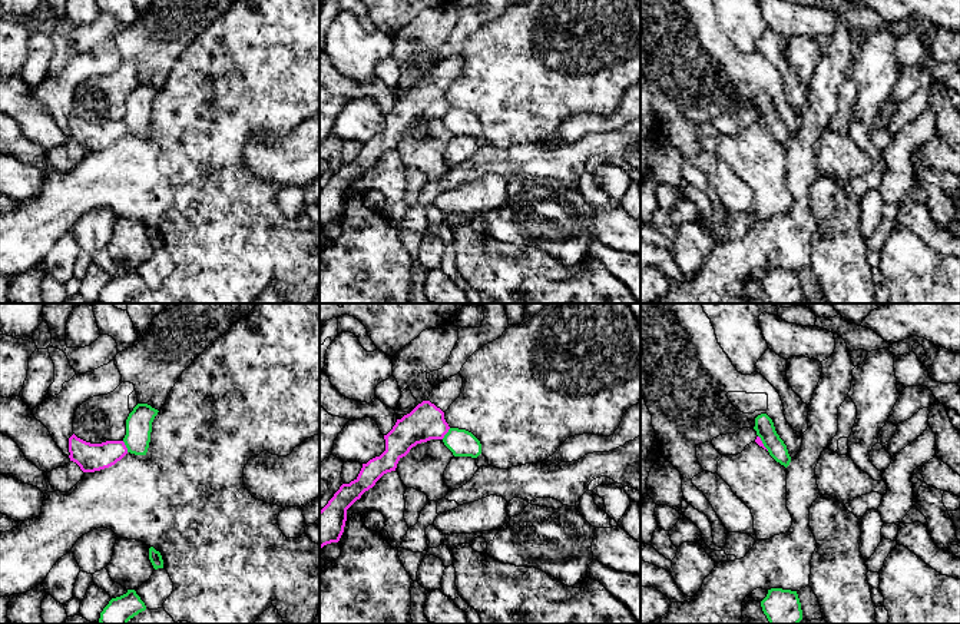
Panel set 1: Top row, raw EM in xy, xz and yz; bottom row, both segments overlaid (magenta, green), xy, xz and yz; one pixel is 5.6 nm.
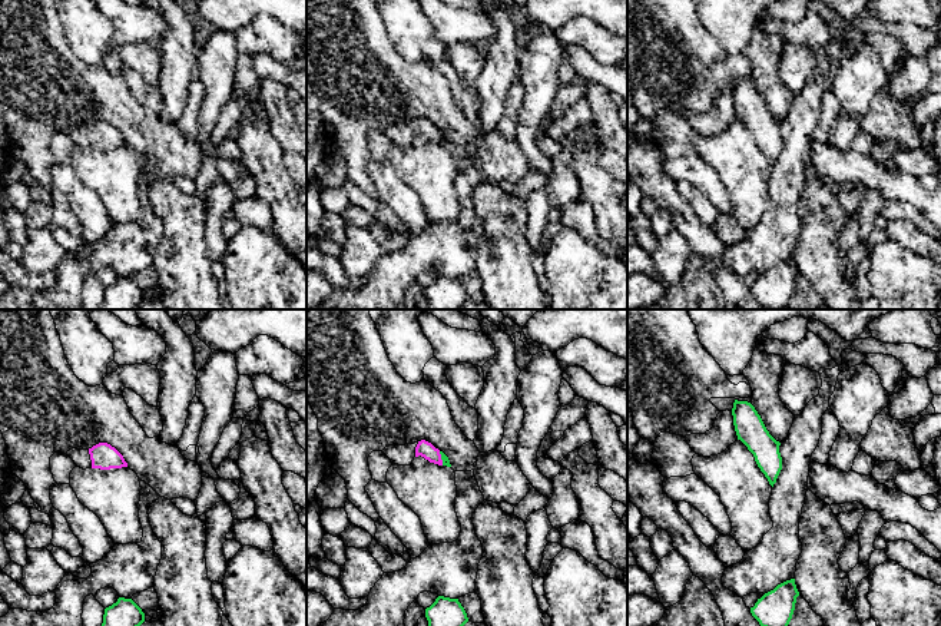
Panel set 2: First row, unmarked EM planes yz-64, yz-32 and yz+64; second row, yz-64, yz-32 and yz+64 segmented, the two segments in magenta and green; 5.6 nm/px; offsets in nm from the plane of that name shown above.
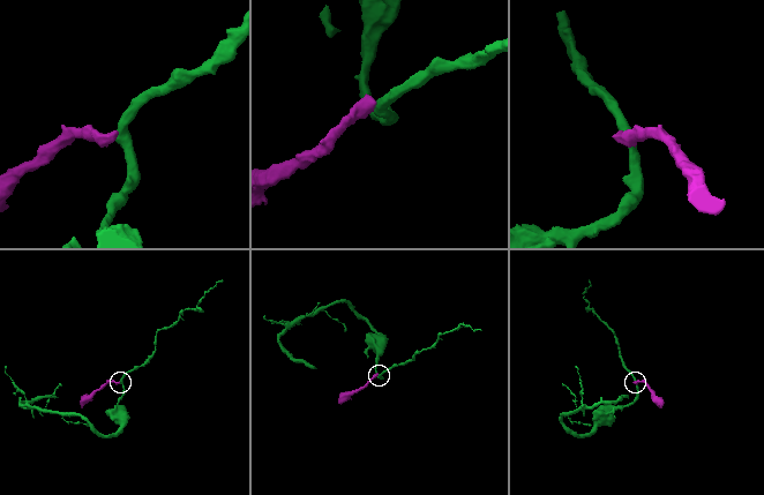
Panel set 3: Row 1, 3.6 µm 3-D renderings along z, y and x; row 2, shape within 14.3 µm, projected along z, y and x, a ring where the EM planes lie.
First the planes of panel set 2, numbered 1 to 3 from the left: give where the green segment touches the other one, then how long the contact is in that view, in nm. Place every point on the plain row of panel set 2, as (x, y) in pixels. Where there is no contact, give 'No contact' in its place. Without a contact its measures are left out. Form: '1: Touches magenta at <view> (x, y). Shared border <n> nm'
1: No contact
2: Touches magenta at yz-32 (440, 138). Shared border 80 nm
3: No contact

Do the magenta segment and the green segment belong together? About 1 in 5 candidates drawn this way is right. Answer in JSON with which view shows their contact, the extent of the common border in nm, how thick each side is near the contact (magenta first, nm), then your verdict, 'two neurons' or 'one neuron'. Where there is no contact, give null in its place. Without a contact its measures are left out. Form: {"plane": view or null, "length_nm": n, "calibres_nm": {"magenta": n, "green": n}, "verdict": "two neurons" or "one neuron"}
{"plane": "xy", "length_nm": 70, "calibres_nm": {"magenta": 160, "green": 140}, "verdict": "two neurons"}

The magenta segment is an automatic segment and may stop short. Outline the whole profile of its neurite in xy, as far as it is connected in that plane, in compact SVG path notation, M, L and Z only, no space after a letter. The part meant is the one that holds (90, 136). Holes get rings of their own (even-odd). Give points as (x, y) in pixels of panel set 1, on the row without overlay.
M73 113L69 117L69 132L70 140L83 152L95 152L115 145L128 133L128 127L123 120L90 123Z

